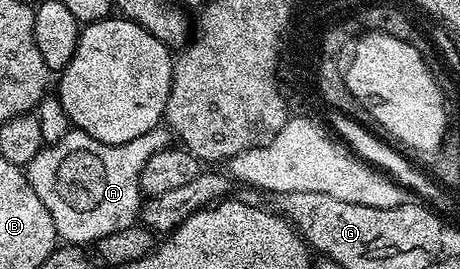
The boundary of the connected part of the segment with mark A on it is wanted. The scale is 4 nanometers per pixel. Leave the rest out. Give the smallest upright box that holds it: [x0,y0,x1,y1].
[26,128,170,244]

